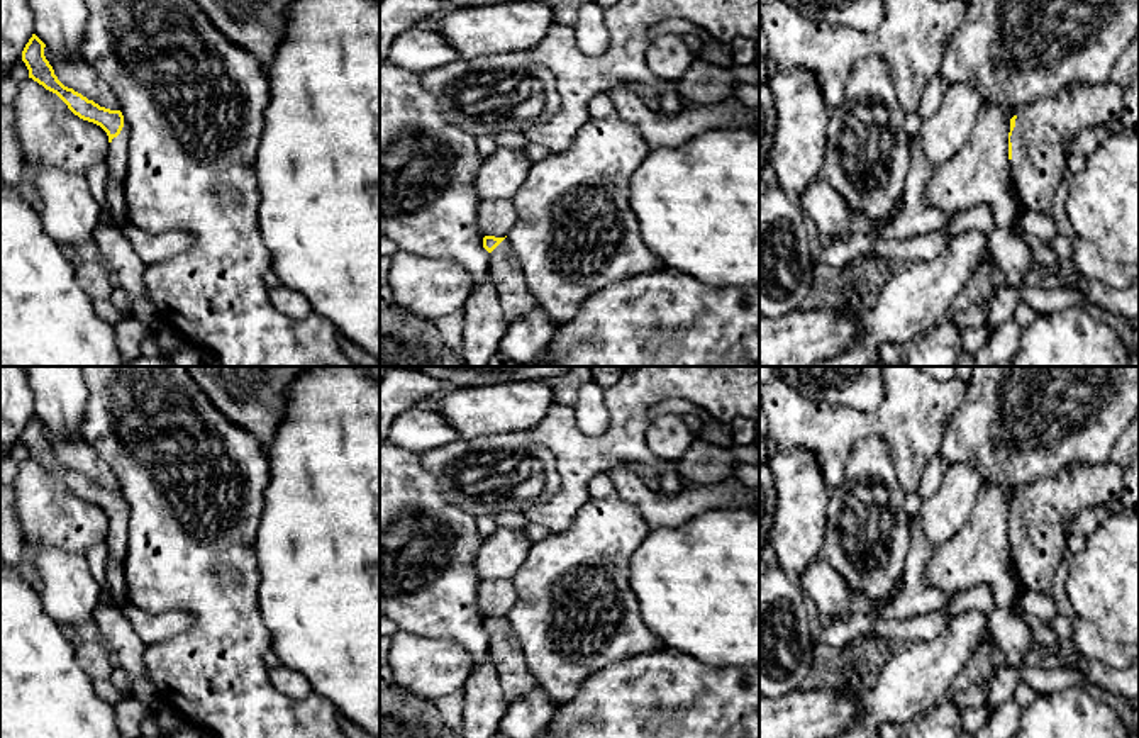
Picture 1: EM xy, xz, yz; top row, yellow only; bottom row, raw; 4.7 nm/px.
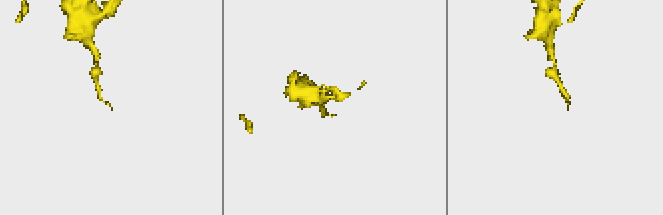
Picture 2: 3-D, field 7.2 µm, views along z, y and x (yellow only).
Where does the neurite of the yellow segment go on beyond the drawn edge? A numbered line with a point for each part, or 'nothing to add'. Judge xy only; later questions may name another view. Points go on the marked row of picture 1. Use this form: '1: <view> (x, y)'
1: xy (116, 160)

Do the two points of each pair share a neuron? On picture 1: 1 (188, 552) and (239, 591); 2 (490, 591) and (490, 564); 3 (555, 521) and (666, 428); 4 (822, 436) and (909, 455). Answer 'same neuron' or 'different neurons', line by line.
1: same neuron
2: different neurons
3: different neurons
4: same neuron

